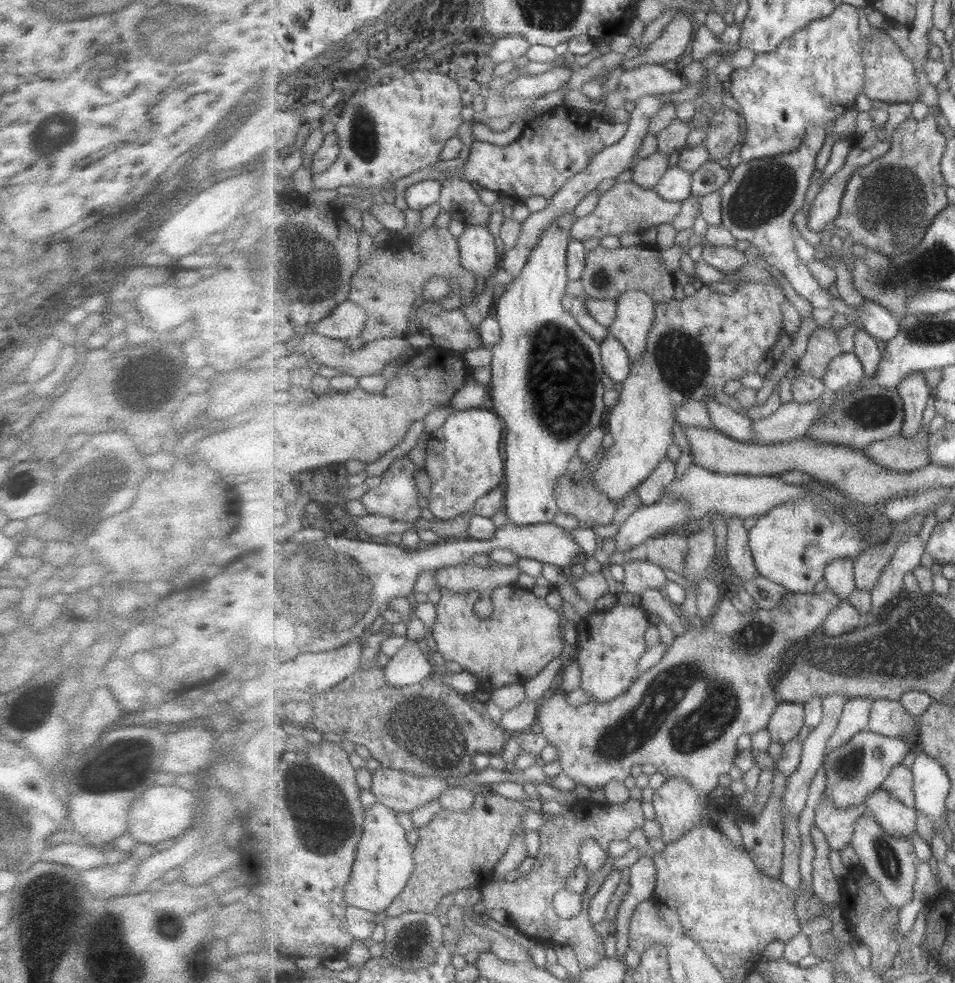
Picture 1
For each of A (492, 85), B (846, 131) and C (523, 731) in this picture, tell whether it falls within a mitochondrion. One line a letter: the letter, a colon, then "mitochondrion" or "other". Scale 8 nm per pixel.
A: other
B: other
C: other

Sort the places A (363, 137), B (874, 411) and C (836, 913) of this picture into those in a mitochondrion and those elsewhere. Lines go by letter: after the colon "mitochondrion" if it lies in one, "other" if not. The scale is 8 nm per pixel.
A: mitochondrion
B: mitochondrion
C: other

